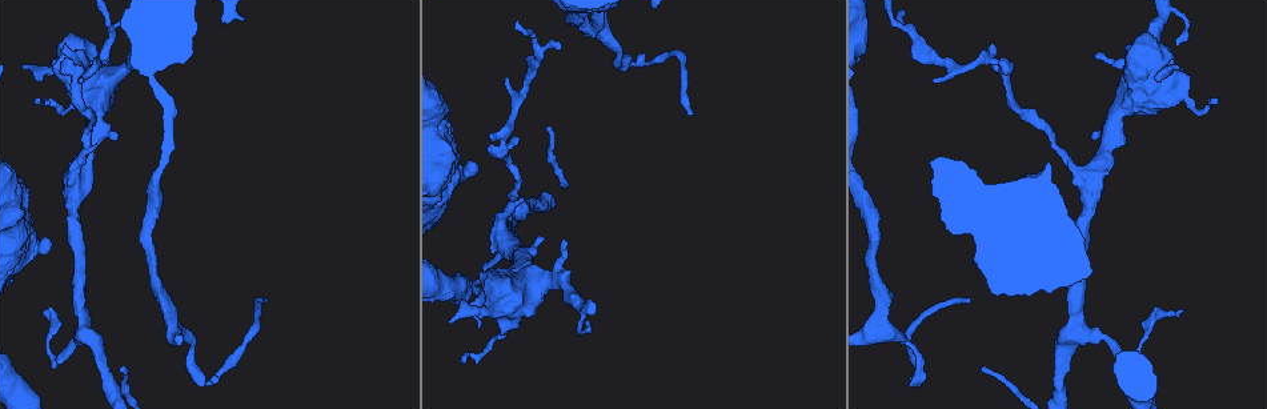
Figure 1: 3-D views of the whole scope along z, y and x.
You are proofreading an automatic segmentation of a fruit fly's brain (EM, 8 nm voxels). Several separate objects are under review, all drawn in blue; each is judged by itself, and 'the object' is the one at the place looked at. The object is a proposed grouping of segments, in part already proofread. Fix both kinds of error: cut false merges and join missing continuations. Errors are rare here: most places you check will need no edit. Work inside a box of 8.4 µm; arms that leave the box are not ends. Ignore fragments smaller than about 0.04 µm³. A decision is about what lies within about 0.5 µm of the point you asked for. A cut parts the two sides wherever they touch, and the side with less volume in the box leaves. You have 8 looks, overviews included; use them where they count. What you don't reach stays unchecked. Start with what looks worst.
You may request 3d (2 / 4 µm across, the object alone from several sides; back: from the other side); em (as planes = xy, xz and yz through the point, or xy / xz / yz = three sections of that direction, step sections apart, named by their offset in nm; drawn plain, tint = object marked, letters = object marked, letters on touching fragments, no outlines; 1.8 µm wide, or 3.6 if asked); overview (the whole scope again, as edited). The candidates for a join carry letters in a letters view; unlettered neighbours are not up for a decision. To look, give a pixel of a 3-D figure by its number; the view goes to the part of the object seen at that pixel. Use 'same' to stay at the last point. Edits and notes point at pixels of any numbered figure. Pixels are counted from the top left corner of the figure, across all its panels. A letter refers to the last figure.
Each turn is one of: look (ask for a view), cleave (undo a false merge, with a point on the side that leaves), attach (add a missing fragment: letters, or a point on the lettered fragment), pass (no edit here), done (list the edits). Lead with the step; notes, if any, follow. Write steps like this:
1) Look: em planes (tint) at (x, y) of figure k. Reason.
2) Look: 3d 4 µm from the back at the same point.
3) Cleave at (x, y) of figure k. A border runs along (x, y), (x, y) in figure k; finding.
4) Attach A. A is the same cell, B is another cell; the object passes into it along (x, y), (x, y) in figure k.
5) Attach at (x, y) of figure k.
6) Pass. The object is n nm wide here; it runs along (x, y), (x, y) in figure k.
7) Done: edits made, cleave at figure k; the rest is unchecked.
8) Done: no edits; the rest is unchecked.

Look: em planes (letters) at (81, 79) of figure 1. An open end.

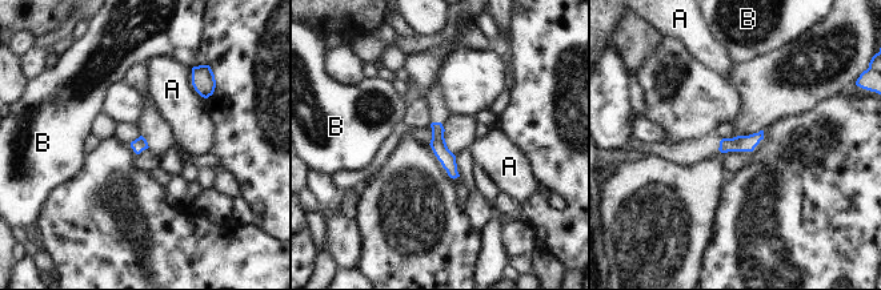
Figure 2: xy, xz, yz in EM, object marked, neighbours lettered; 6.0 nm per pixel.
Pass. A and B are other cells; it runs along (435, 125), (439, 148), (453, 174) in figure 2; no lettered fragment goes on from it.

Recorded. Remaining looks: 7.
Look: em planes (tint) at (24, 67) of figure 1. An open end.

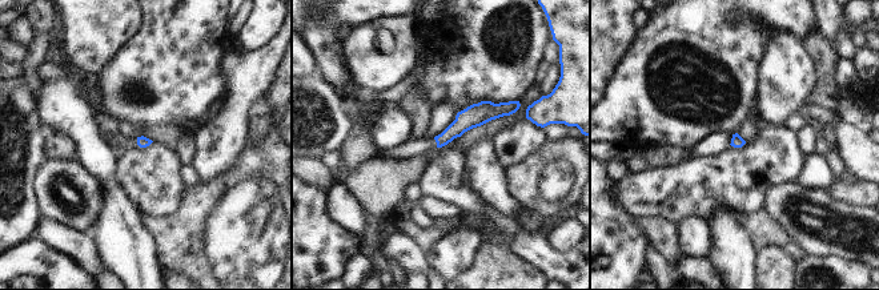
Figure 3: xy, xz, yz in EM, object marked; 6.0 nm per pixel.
Look: em planes (letters) at the same point. See the neighbours.

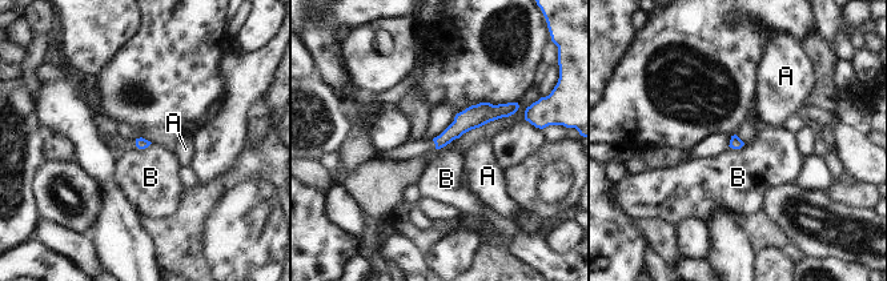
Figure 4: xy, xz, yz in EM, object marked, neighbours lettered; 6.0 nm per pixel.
Pass. A and B are other cells; a border runs along (745, 144), (739, 148), (729, 147) in figure 4; none of them fits.

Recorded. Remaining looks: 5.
Look: 3d 4 µm at (478, 328) of figure 1.

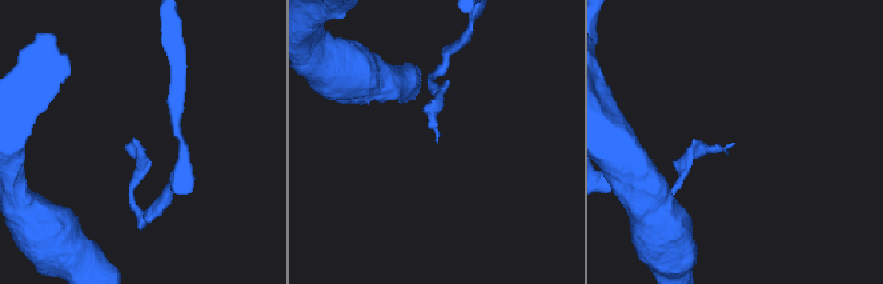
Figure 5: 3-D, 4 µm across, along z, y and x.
Look: em planes (letters) at (438, 138) of figure 5.

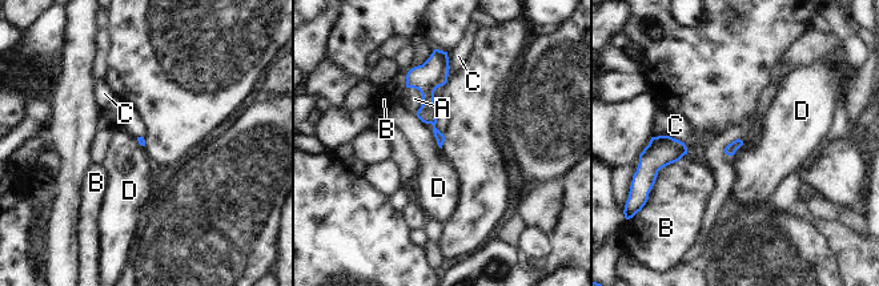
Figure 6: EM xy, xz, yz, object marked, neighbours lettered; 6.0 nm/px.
Pass. The longest contact is with B, 260 nm; A, B, C and D are other cells; it runs along (436, 63), (428, 104), (440, 140) in figure 6; no lettered fragment goes on from it.

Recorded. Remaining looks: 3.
Look: 3d 4 µm at (1177, 43) of figure 1. An open end.

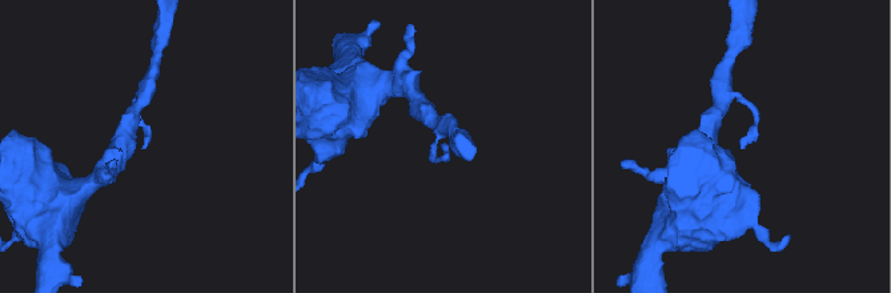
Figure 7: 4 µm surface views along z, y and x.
Look: em planes (plain) at (144, 147) of figure 7.

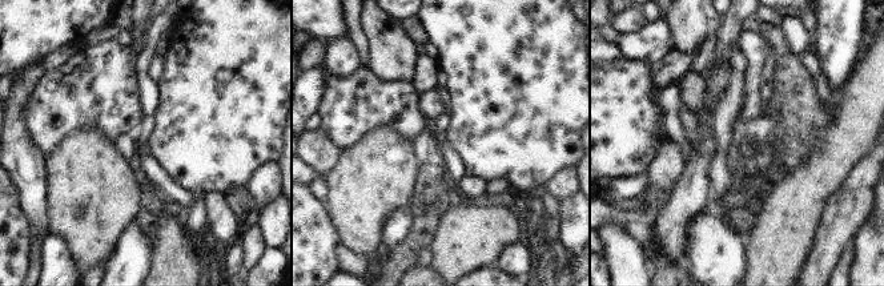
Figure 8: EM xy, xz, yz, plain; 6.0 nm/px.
Look: em planes (letters) at the same point.

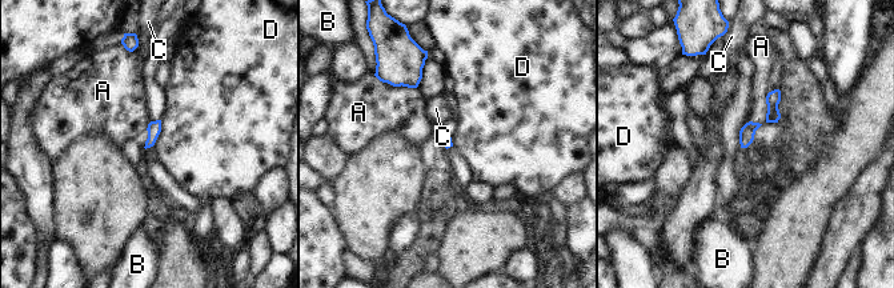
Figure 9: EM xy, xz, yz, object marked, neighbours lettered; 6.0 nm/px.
Pass. The longest contact is with A, 220 nm; A, B, C and D are other cells; a border runs along (160, 119), (160, 134), (153, 144) in figure 9; no lettered fragment goes on from it.

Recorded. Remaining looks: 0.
Done: no edits; the rest is unchecked.

